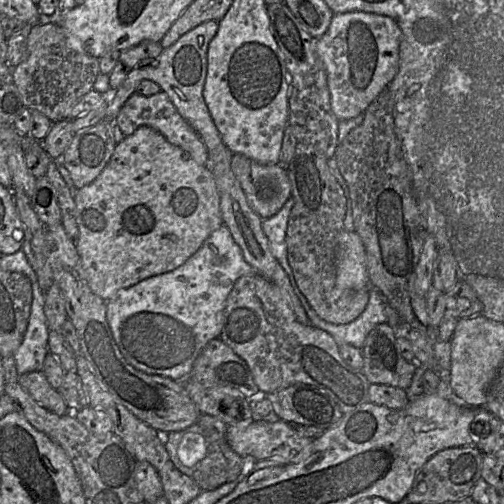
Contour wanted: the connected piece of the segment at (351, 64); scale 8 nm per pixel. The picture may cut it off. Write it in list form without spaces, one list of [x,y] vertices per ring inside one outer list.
[[[367,12],[334,13],[327,31],[315,41],[330,92],[331,110],[338,120],[364,114],[366,108],[395,77],[399,68],[402,37],[397,21]]]

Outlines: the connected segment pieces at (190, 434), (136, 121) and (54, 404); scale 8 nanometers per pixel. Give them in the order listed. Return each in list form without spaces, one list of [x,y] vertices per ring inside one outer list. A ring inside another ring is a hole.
[[[201,414],[198,420],[182,431],[166,434],[165,449],[173,465],[184,475],[192,478],[202,491],[238,480],[245,468],[244,459],[227,442],[228,425],[220,419]]]
[[[162,90],[150,96],[133,93],[121,107],[115,122],[124,136],[132,134],[140,126],[149,126],[160,132],[168,142],[186,151],[197,164],[208,166],[208,151],[204,142]]]
[[[42,371],[27,372],[19,376],[17,383],[40,406],[57,415],[68,414],[68,407],[61,394],[50,386]]]

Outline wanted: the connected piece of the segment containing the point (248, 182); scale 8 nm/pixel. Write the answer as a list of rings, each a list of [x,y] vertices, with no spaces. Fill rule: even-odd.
[[[233,154],[231,169],[249,206],[263,220],[275,215],[291,196],[286,167],[260,164],[242,154]]]

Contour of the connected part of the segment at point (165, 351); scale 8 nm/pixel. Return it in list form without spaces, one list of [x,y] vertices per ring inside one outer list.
[[[222,224],[178,268],[120,290],[112,299],[106,301],[106,318],[125,360],[137,370],[149,375],[160,375],[174,381],[188,378],[194,361],[203,348],[210,340],[220,336],[226,300],[235,282],[240,277],[253,274],[257,274],[256,270],[245,261],[242,250],[229,229]]]

